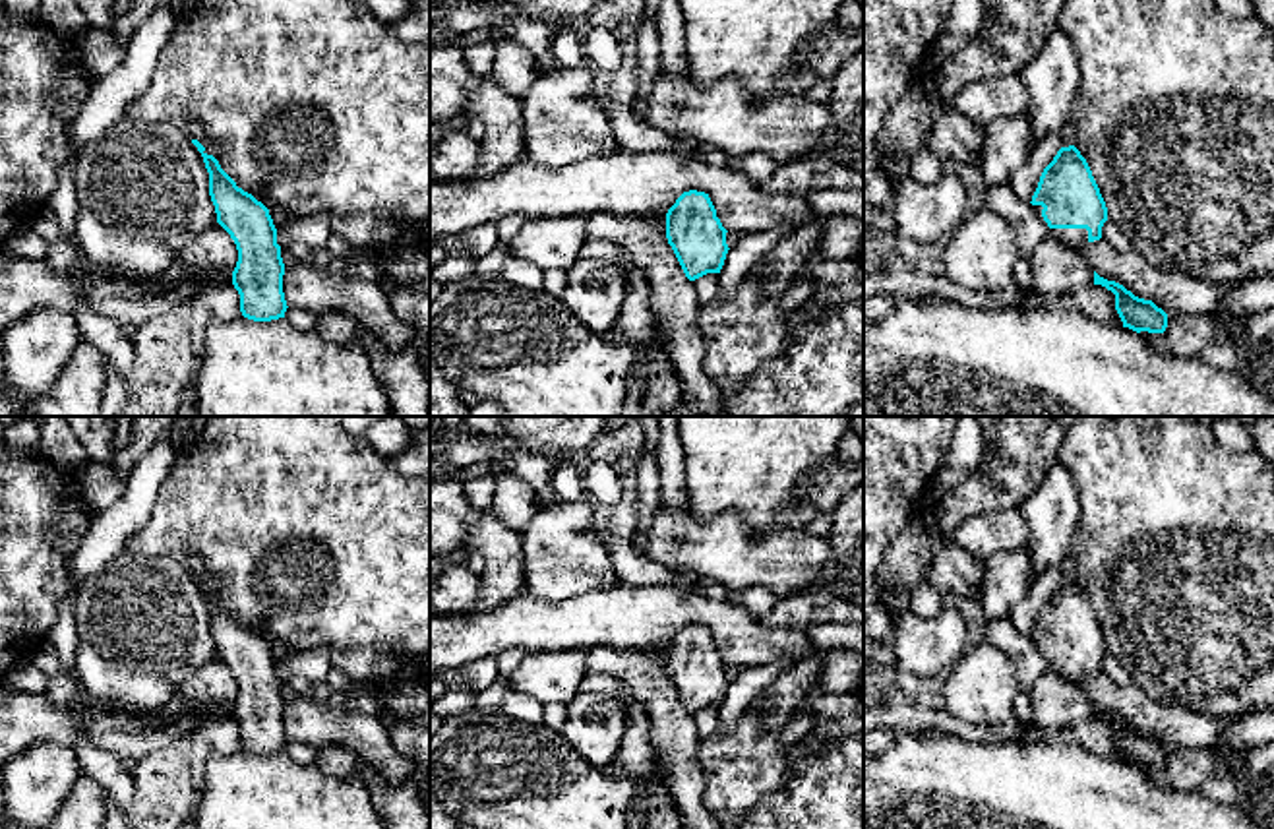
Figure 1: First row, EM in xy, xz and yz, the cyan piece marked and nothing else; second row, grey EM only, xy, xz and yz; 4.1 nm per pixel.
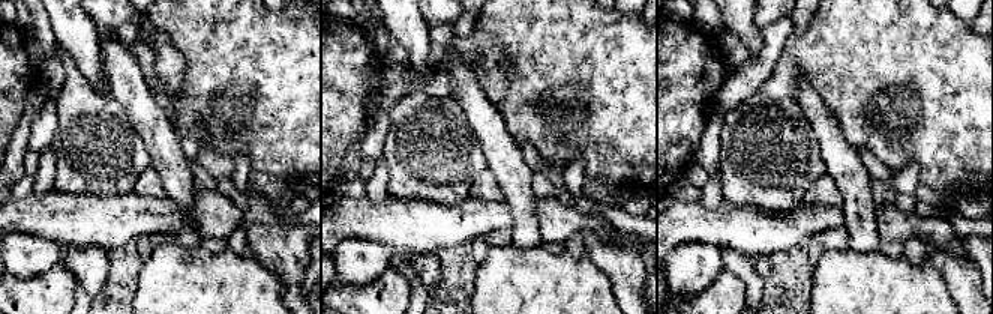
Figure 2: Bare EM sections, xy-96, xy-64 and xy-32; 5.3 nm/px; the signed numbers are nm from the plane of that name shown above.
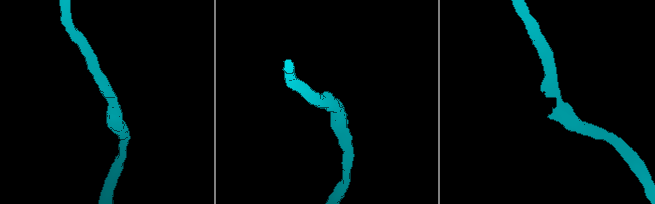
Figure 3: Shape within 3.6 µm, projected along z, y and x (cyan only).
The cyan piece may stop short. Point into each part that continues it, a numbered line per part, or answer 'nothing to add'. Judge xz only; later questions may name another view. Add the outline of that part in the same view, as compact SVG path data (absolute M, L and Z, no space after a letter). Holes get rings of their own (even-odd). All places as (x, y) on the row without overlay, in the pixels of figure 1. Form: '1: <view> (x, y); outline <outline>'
nothing to add

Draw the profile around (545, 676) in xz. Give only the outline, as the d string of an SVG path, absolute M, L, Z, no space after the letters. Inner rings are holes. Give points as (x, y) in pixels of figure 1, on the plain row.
M589 651L525 653L507 686L542 705L573 699L587 676Z

